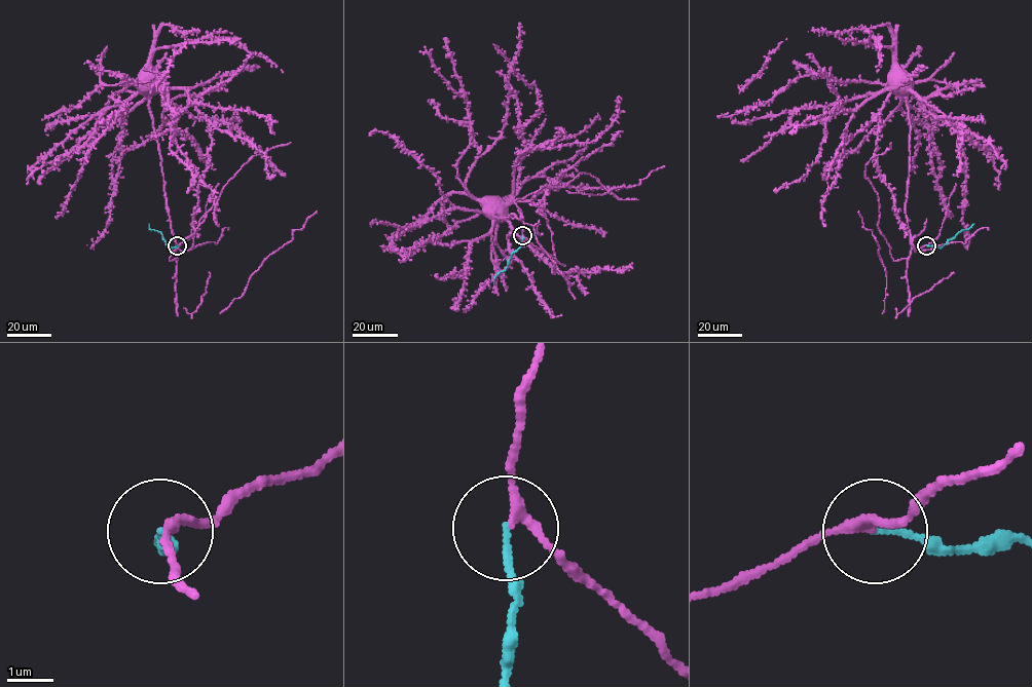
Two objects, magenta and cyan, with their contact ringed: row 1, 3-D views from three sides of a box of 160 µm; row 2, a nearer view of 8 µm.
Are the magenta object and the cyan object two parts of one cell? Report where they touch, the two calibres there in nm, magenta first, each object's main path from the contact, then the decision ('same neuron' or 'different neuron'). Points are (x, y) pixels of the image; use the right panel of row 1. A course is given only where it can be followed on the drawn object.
at (926, 245); 190 nm thick on the magenta side, 130 nm on the other; magenta runs (926, 245), (915, 250), (911, 245), (906, 215), (909, 112), (905, 98), (889, 83), (890, 78); cyan runs (926, 245), (941, 247), (973, 224); same neuron

